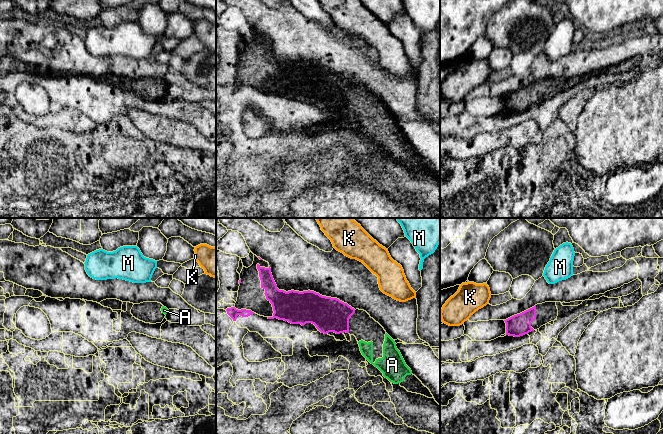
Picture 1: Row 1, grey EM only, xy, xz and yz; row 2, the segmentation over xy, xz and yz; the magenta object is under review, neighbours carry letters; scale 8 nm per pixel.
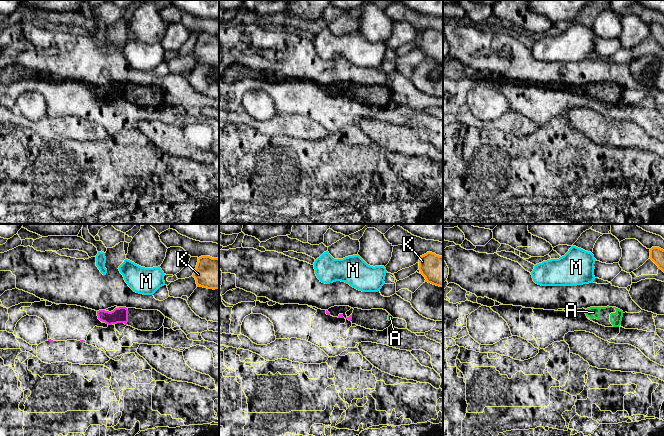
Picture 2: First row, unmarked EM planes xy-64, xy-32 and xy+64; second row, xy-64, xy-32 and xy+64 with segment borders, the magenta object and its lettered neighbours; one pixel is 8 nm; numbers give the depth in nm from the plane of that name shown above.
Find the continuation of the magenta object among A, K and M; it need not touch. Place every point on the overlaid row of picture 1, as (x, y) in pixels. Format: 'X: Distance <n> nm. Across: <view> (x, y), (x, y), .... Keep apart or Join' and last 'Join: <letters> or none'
A: Distance 110 nm. Across: xz (348, 332), (358, 342). Join
K: Distance 190 nm. Across: yz (504, 320), (487, 303). Keep apart
M: Distance 200 nm. Across: yz (535, 305), (549, 283). Keep apart
Join: A

